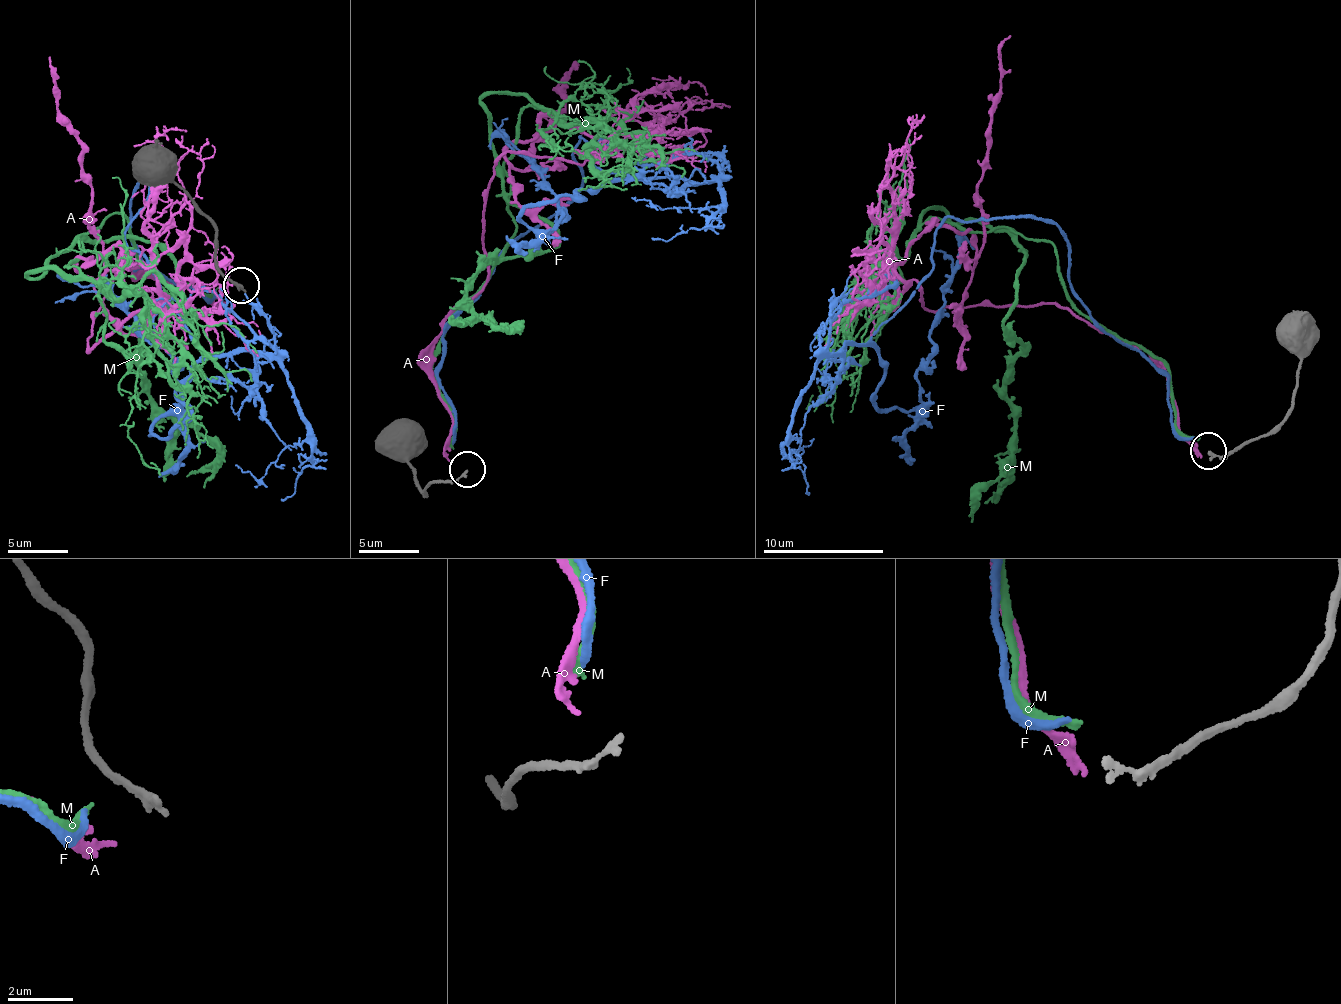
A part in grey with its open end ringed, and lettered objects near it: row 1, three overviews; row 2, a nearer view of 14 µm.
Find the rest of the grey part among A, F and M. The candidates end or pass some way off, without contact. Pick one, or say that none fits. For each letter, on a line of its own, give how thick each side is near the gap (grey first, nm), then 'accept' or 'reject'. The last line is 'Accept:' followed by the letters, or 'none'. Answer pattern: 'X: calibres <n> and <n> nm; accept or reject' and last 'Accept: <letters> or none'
A: calibres 190 and 160 nm; reject
F: calibres 190 and 200 nm; reject
M: calibres 190 and 190 nm; accept
Accept: M

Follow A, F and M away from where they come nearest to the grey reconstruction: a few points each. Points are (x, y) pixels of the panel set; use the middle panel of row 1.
A: (453, 462), (433, 341), (484, 287), (493, 162), (608, 148), (545, 116), (508, 162), (535, 158), (574, 64)
F: (452, 446), (446, 326), (569, 199), (578, 140), (625, 174), (536, 202), (535, 229), (565, 211), (488, 148)
M: (452, 448), (430, 368), (514, 234), (504, 160), (518, 115), (608, 127), (545, 140), (567, 144)

